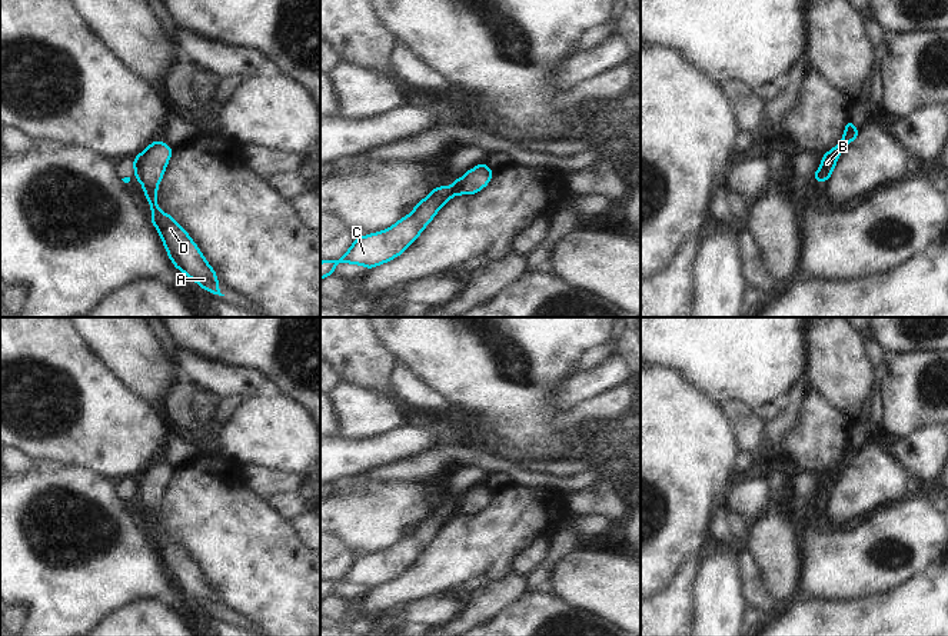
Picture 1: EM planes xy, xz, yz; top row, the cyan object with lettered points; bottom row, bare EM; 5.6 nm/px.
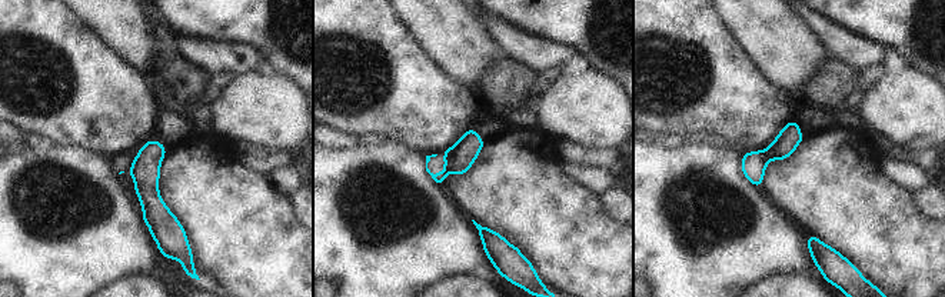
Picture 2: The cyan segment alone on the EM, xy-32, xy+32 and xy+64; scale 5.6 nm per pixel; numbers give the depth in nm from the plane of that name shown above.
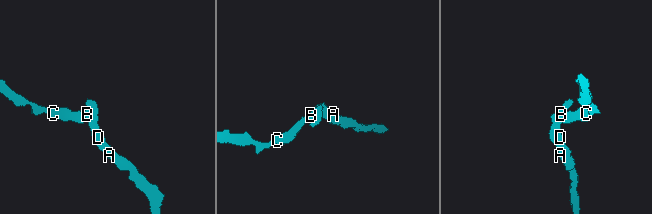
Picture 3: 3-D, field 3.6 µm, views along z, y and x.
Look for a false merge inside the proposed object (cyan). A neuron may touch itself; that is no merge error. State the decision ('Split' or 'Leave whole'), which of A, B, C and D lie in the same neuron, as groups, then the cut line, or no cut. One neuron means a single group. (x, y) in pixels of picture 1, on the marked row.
Split. Groups: A B D / C. Split along xz (458, 180), (456, 193).

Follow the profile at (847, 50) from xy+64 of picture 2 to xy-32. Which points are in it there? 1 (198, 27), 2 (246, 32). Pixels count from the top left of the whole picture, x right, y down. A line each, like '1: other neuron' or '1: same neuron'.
1: other neuron
2: other neuron

